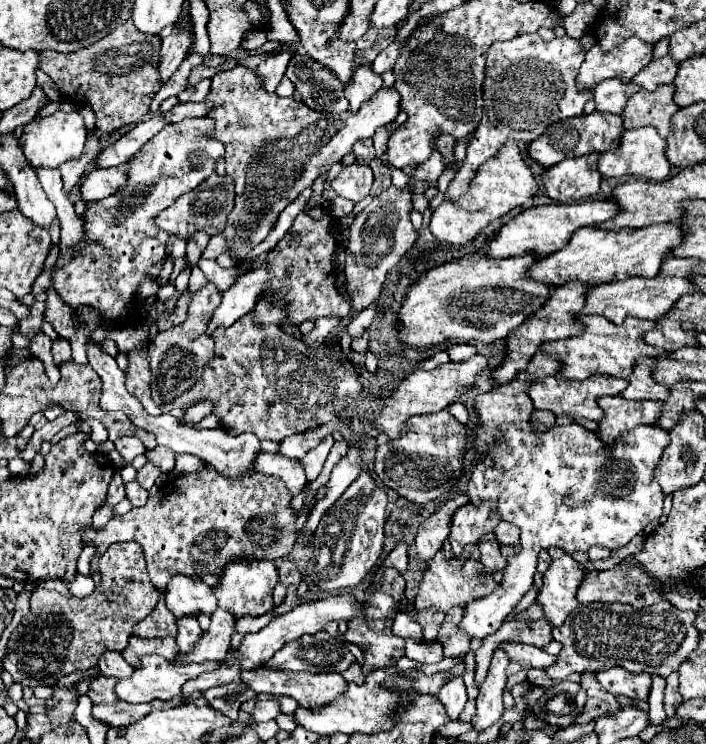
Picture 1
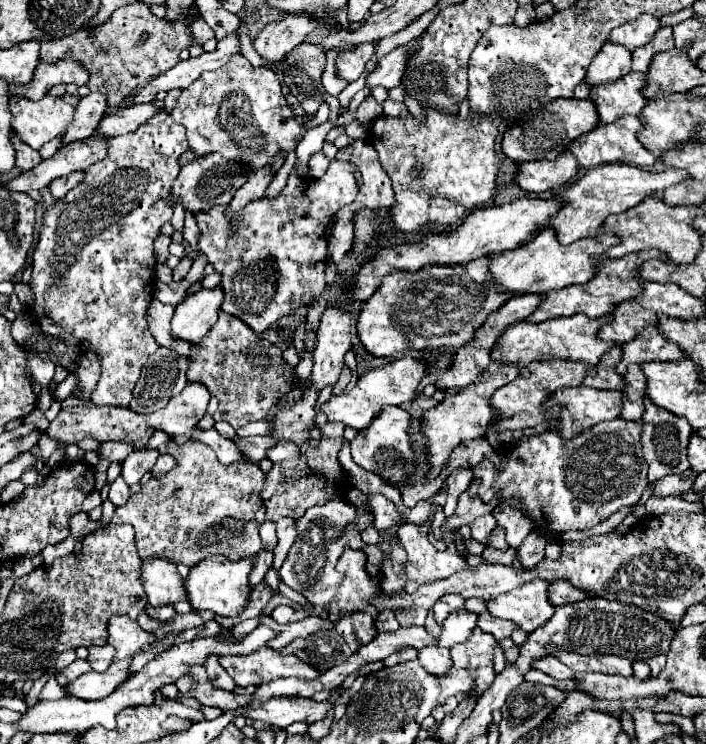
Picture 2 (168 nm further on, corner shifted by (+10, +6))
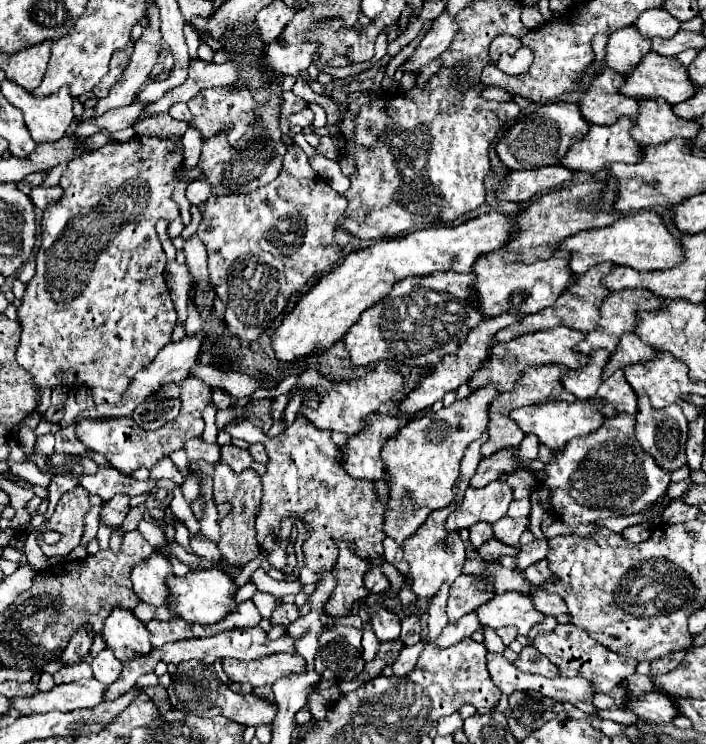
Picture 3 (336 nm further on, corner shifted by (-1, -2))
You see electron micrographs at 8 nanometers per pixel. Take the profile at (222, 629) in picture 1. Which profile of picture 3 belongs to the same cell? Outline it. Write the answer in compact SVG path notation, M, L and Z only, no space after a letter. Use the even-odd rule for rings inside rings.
M153 648L152 652L146 656L142 656L123 664L122 676L108 688L110 692L106 694L106 700L114 700L118 696L122 696L124 692L128 692L132 686L136 686L137 679L145 674L153 673L156 664L161 659L163 651L159 648Z

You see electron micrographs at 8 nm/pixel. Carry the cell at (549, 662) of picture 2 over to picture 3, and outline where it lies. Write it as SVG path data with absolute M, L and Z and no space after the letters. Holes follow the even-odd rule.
M526 646L520 652L520 658L514 662L514 666L522 672L530 672L530 674L542 674L546 678L554 678L560 676L560 670L540 652L536 652L534 646Z

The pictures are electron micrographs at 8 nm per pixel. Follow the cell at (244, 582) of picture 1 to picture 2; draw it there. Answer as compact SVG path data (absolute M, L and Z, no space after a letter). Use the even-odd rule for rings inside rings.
M213 556L213 558L201 560L201 564L193 566L187 578L183 580L187 602L193 606L193 610L209 610L209 612L215 612L217 616L239 616L251 596L251 590L247 586L251 568L253 568L251 558L229 562L229 560Z

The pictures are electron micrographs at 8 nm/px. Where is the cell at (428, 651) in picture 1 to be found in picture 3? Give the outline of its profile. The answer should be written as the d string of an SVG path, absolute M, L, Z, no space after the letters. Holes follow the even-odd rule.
M418 642L414 646L404 646L398 660L392 664L392 670L396 676L406 676L408 672L412 672L412 668L416 668L416 660L424 650L424 642Z

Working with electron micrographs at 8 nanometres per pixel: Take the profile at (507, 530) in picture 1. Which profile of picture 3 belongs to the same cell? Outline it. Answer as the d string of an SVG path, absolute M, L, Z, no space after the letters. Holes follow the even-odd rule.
M480 522L480 524L474 524L474 526L470 528L470 540L472 540L472 544L474 544L476 548L478 548L480 544L488 542L492 536L494 536L494 532L492 532L492 524L484 524L484 522Z

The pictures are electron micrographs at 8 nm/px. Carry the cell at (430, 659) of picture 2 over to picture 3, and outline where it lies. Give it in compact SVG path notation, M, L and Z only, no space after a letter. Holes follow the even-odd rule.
M446 582L434 596L432 606L428 610L428 630L430 630L430 638L436 640L440 636L440 632L448 626L448 616L446 616L446 600L448 600L448 588L450 584Z

